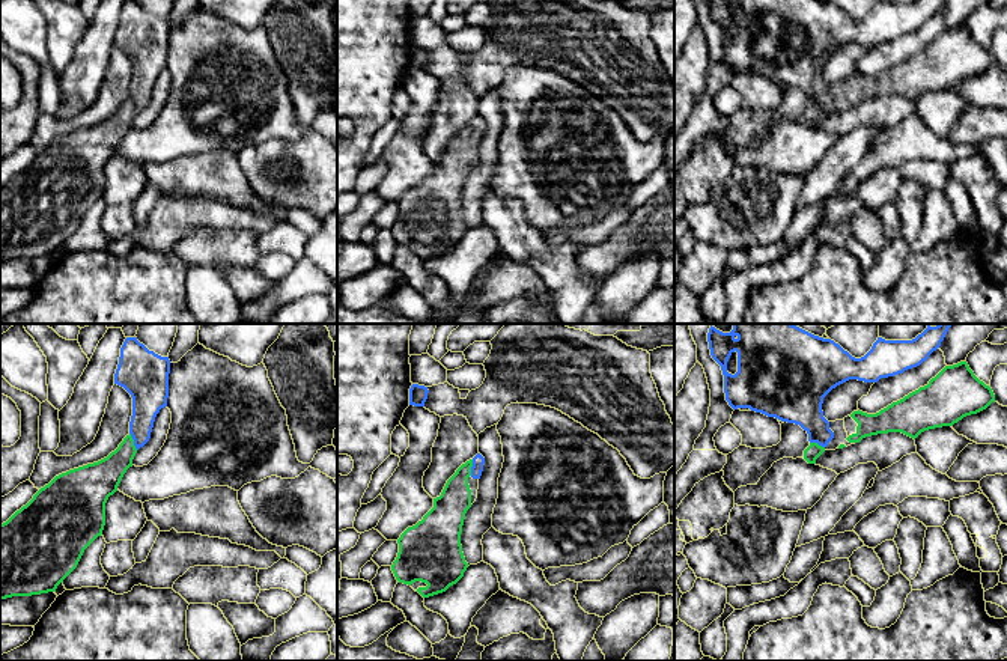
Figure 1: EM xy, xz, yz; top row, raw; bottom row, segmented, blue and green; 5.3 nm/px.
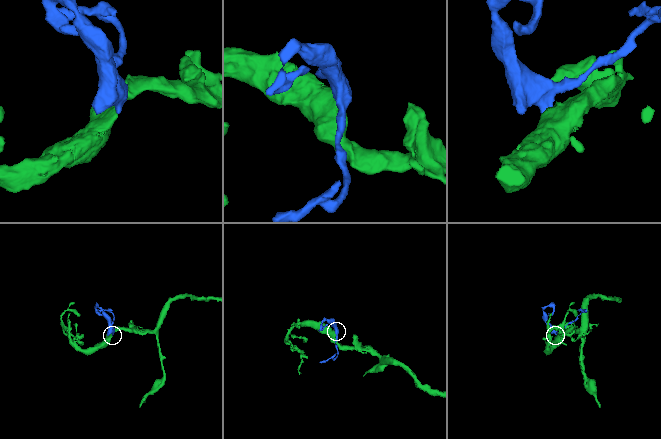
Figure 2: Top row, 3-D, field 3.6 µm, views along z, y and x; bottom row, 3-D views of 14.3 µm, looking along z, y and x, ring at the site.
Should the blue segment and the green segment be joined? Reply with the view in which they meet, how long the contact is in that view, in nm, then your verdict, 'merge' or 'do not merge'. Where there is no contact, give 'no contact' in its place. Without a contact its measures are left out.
xy | 100 nm | merge

